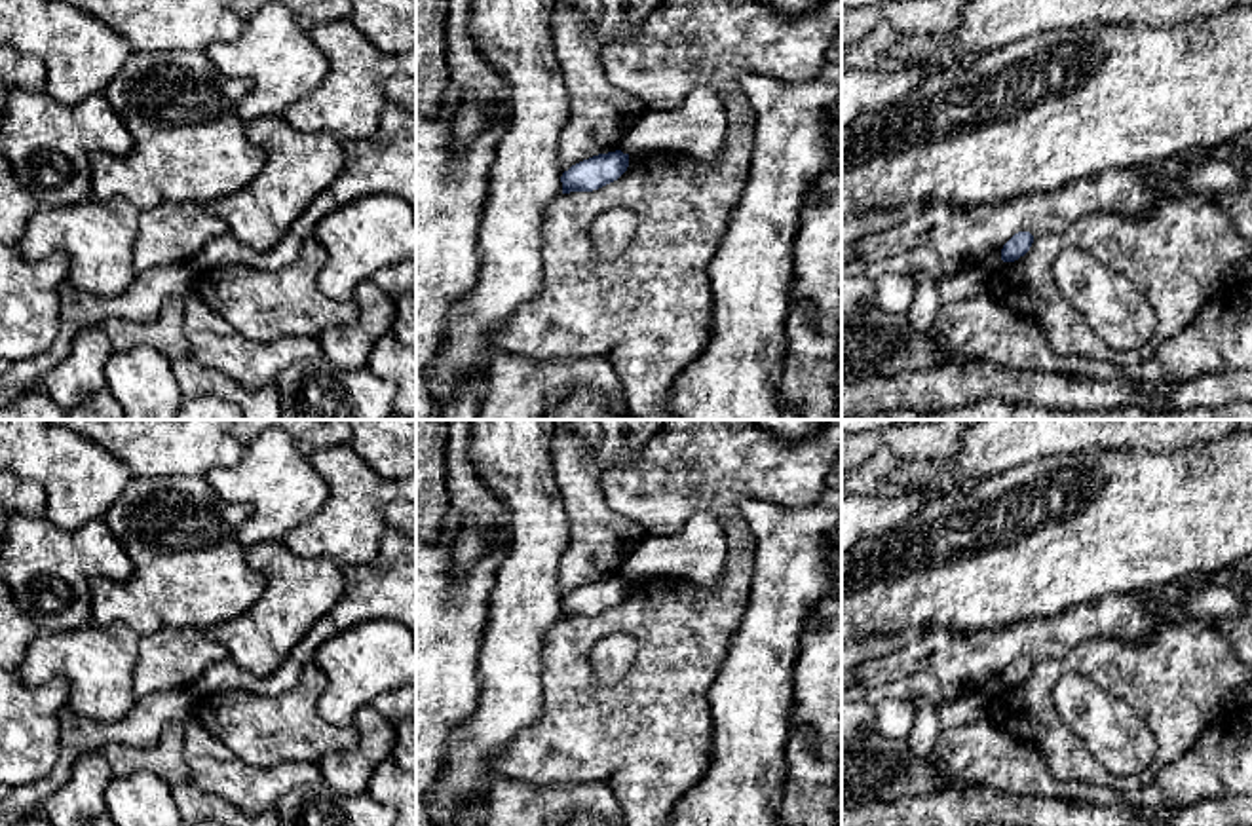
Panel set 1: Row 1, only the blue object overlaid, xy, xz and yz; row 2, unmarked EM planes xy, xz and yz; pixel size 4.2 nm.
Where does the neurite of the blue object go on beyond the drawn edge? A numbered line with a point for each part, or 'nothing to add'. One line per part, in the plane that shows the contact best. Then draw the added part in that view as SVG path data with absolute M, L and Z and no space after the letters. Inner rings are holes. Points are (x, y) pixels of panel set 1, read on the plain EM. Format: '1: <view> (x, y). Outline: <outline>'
nothing to add

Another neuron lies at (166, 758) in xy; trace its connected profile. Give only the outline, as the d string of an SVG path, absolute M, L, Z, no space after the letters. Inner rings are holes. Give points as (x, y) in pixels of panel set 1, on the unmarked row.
M169 723L158 744L137 748L127 744L106 744L101 752L108 760L114 777L127 777L137 771L158 775L169 786L190 784L190 771L184 761L184 725Z

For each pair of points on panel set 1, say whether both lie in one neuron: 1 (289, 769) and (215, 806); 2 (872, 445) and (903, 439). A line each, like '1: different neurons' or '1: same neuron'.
1: different neurons
2: same neuron

